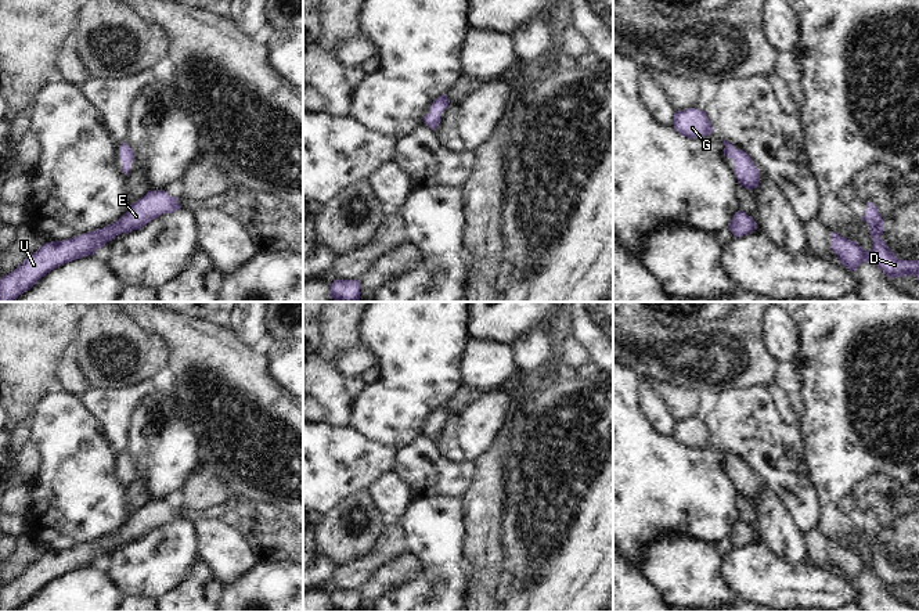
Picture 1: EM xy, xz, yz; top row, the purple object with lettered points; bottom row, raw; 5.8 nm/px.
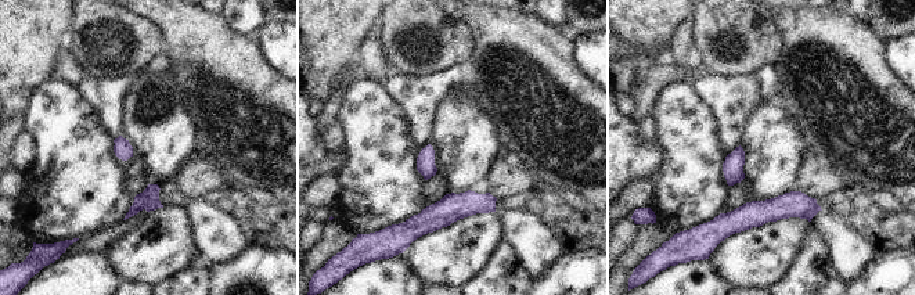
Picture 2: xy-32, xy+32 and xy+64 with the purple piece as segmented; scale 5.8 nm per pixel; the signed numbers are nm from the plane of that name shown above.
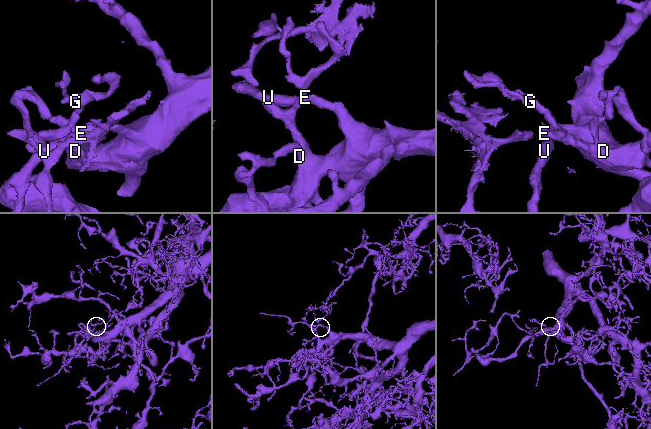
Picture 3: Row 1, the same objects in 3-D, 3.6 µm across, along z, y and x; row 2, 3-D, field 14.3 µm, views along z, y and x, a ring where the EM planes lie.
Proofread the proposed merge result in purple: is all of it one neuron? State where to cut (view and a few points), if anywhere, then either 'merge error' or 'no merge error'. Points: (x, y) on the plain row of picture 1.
no cut | no merge error

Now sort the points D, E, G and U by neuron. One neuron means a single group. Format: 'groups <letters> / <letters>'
groups D E G U

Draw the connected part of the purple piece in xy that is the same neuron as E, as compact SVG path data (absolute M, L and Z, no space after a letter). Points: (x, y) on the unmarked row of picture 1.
M149 500L115 533L72 547L65 551L46 552L29 565L14 582L0 588L0 612L14 612L51 580L72 570L94 565L98 558L119 544L138 540L165 523L180 519L179 508L165 500Z

